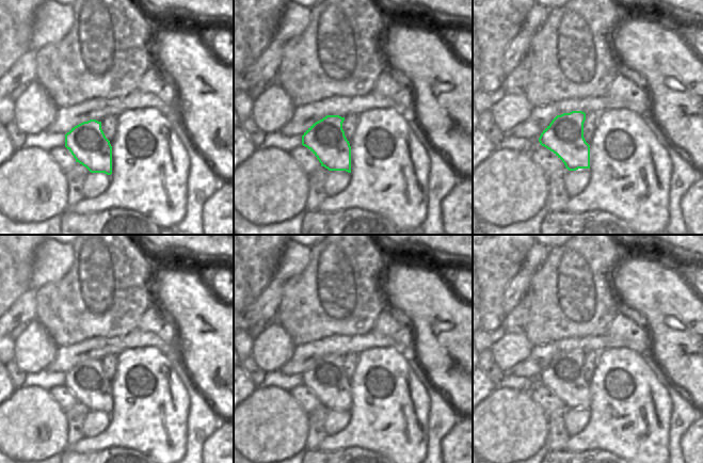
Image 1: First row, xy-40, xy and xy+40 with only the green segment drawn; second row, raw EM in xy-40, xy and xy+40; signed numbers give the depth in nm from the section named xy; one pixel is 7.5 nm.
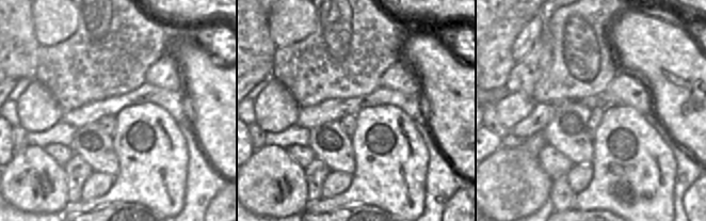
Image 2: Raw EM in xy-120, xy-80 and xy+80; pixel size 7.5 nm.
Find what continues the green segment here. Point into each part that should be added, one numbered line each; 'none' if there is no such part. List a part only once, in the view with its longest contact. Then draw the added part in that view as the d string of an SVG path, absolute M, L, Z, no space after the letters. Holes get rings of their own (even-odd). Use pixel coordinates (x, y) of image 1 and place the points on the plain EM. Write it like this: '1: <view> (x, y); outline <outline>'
none

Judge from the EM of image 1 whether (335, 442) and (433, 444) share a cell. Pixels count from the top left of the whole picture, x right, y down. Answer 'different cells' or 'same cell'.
different cells

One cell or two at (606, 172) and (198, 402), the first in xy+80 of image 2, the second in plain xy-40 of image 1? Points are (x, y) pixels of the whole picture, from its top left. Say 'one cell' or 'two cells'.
two cells

